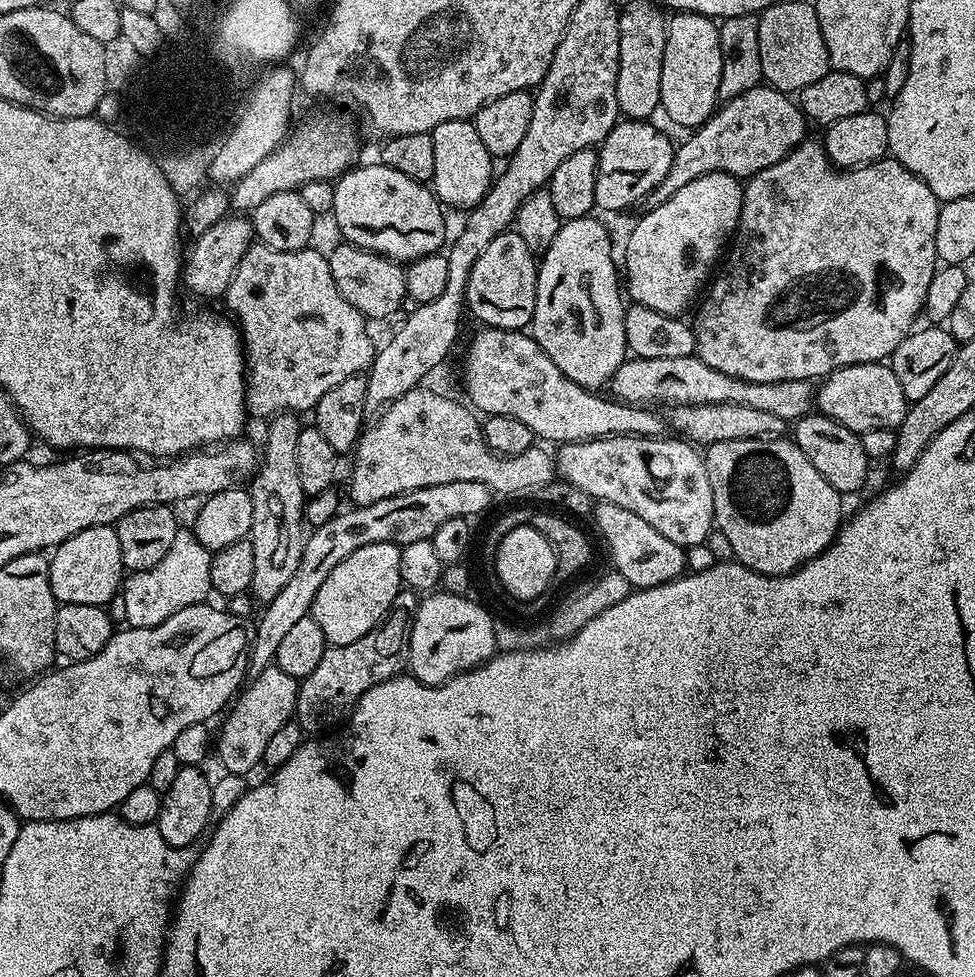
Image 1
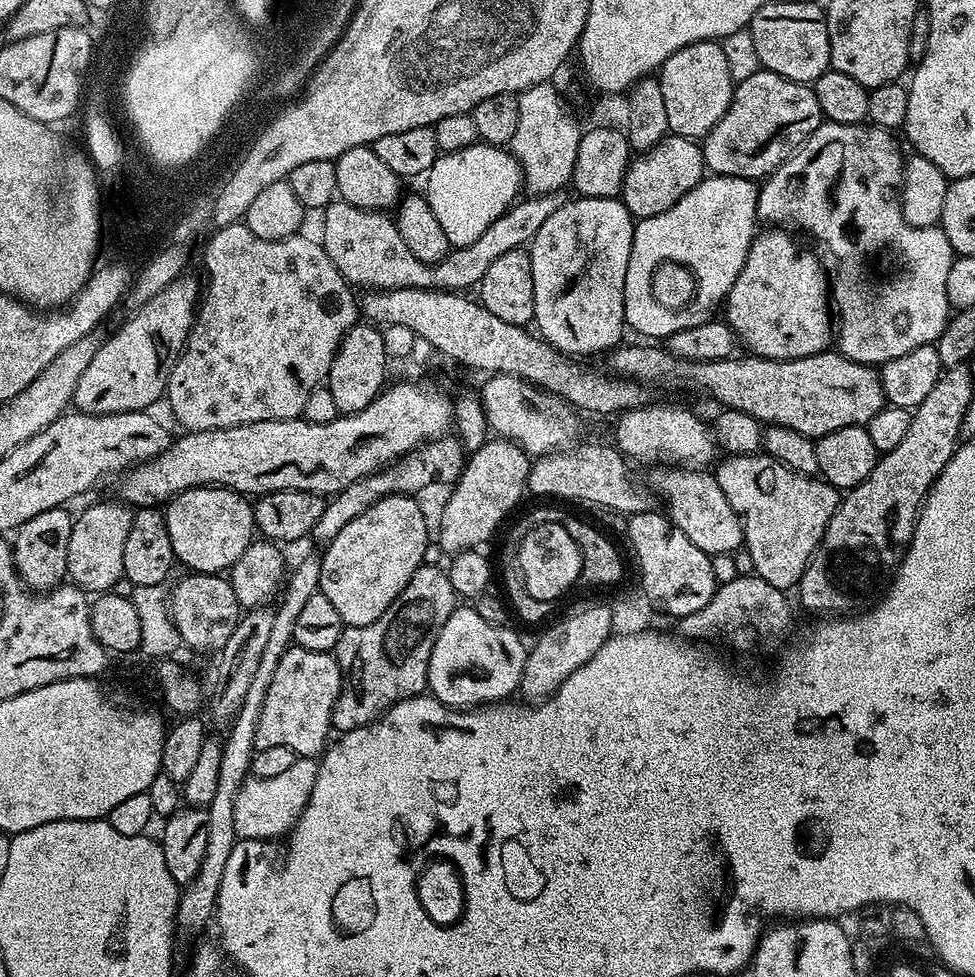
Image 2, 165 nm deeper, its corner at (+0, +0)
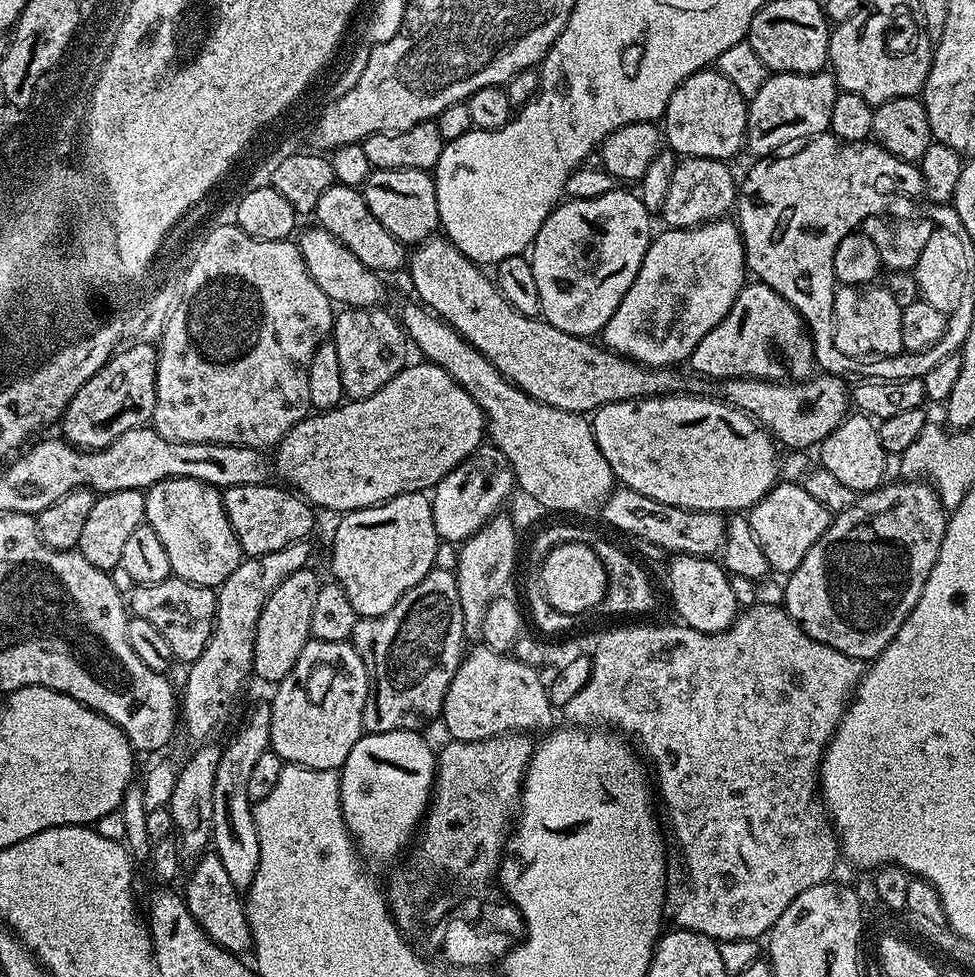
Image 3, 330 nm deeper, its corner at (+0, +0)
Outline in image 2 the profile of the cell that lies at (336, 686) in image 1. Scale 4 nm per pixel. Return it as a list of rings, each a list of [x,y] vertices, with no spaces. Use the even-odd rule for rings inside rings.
[[[423,565],[412,575],[410,582],[390,602],[390,606],[373,624],[345,627],[341,632],[334,655],[344,685],[332,711],[332,727],[343,734],[362,728],[383,716],[399,700],[419,696],[428,686],[430,650],[438,642],[446,618],[458,607],[458,597],[443,567]]]

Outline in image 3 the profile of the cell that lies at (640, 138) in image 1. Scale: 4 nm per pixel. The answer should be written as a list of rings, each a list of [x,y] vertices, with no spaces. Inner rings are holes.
[[[689,156],[681,159],[674,170],[674,178],[670,178],[670,190],[666,190],[666,202],[661,206],[659,215],[664,216],[668,228],[697,228],[700,224],[709,224],[712,220],[727,217],[733,211],[738,195],[737,177],[732,177],[729,165],[714,158],[694,158]]]

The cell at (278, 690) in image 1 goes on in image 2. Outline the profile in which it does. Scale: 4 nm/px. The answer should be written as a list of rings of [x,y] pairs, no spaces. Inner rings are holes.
[[[295,646],[288,647],[278,661],[278,668],[274,671],[274,678],[271,679],[266,692],[265,702],[262,703],[261,716],[257,722],[255,747],[286,746],[290,750],[294,750],[297,757],[319,757],[329,743],[328,732],[333,731],[332,711],[338,702],[340,688],[343,685],[344,679],[332,652],[306,650]]]

